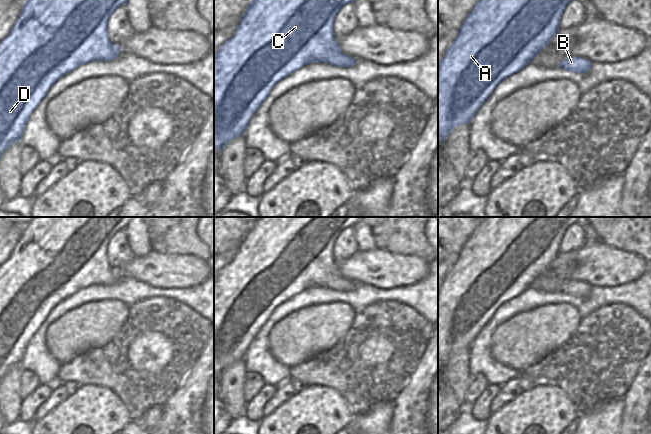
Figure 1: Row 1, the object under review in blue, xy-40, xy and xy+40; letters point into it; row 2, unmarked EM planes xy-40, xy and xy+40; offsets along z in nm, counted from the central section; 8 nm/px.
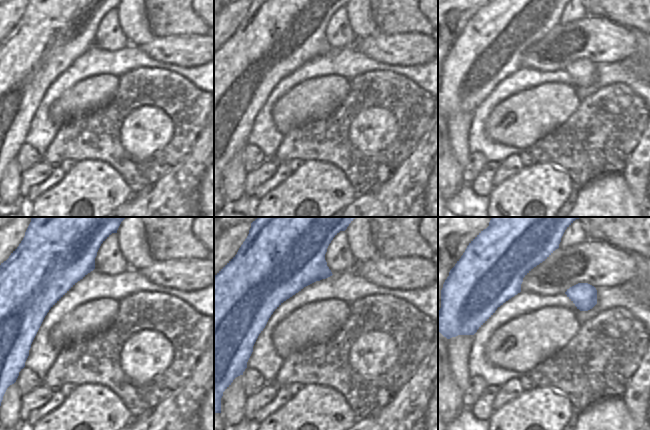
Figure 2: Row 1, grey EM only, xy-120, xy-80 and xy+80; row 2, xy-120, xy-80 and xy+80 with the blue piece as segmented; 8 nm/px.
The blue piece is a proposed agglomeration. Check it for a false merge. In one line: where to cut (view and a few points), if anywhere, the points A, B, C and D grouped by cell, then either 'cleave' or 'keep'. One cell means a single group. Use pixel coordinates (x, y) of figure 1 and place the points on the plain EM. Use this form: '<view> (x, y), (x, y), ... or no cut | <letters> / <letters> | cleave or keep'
no cut | A B C D | keep

